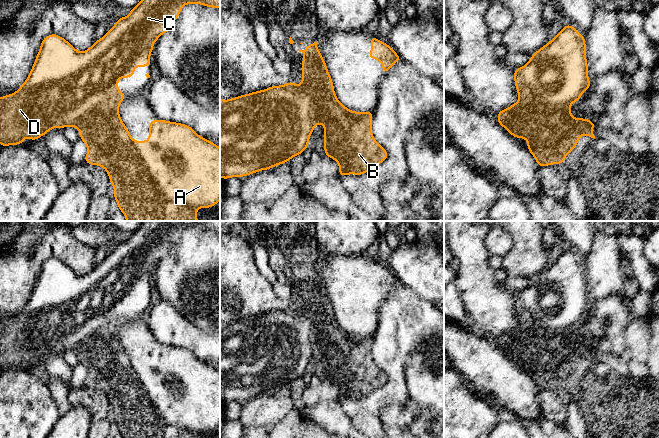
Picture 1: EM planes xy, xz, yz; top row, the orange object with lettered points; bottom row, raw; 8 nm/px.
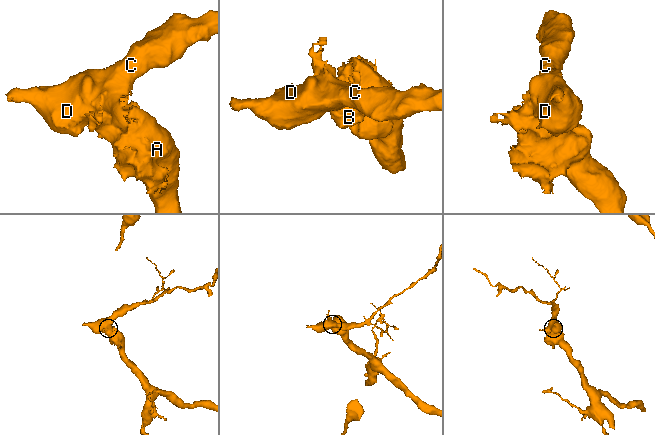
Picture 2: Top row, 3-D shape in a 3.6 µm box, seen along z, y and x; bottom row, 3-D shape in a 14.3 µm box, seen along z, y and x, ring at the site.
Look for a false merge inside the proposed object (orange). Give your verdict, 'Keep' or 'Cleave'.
Cleave

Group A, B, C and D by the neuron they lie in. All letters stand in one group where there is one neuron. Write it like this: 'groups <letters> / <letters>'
groups A B / C D

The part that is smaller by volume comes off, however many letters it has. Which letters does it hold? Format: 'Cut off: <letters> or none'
Cut off: C, D

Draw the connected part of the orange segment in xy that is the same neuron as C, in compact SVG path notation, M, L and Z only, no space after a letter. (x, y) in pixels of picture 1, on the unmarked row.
M144 221L126 241L119 242L115 249L99 264L85 274L77 275L67 264L57 258L46 260L35 282L34 289L26 305L13 318L0 321L0 369L23 368L25 360L37 364L52 352L63 353L66 350L76 352L79 342L85 336L95 336L105 332L107 326L122 325L124 316L118 314L119 302L131 302L136 298L134 291L151 291L150 278L154 273L153 266L166 257L179 241L185 228L201 228L220 232L220 221Z

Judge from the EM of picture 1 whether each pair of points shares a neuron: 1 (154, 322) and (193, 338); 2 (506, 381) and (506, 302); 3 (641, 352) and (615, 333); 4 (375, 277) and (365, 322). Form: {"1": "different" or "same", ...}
{"1": "same", "2": "different", "3": "different", "4": "same"}

